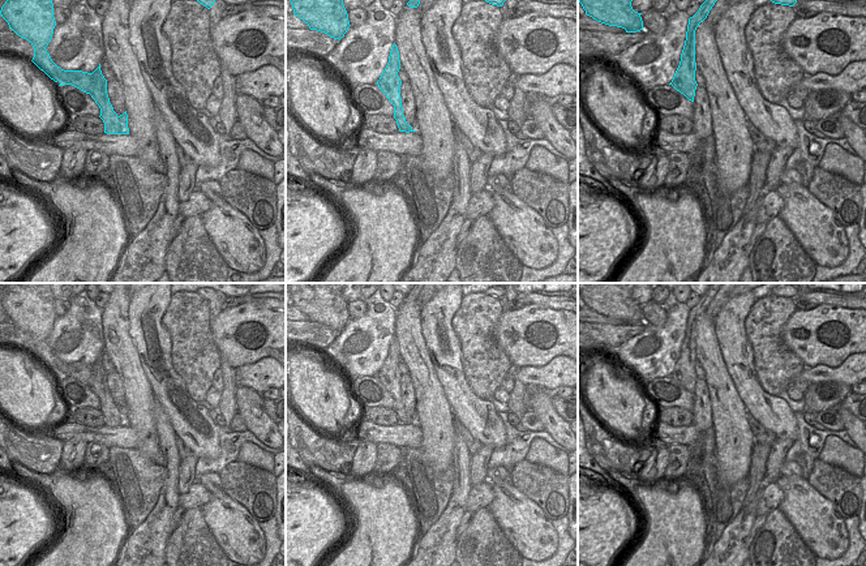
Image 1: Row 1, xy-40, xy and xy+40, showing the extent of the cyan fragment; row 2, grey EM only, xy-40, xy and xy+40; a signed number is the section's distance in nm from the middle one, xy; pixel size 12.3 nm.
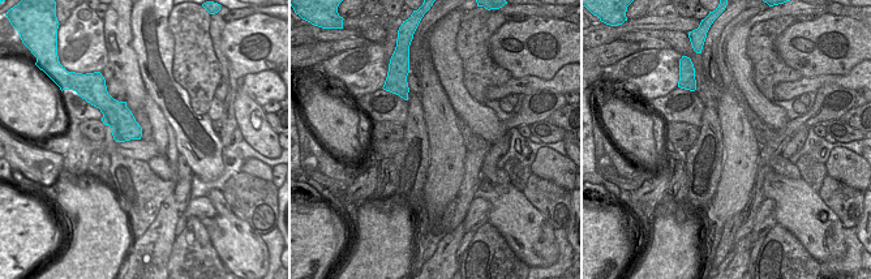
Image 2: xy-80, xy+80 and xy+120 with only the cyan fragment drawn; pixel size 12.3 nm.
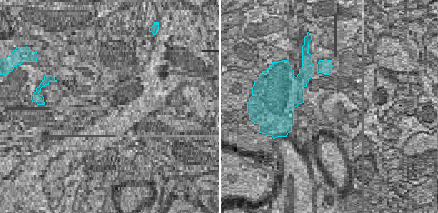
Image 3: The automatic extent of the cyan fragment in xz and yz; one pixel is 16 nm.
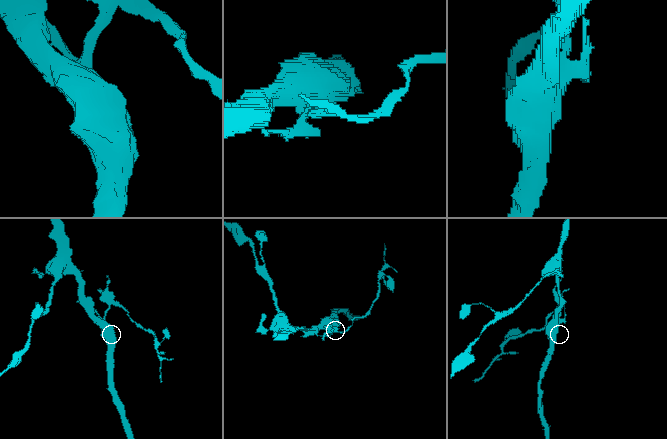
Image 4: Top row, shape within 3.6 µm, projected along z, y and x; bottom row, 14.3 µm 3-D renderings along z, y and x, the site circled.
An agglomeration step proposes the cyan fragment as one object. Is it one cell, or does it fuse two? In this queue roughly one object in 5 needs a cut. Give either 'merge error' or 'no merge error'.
merge error

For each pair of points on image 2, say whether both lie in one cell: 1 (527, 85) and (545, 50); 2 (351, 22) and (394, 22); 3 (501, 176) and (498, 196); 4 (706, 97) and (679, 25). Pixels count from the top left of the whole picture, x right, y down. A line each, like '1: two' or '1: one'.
1: two
2: one
3: two
4: two

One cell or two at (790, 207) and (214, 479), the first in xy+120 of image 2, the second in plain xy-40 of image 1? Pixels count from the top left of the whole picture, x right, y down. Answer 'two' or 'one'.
two

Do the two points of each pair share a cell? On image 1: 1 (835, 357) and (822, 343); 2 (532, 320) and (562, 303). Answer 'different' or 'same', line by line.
1: same
2: different

